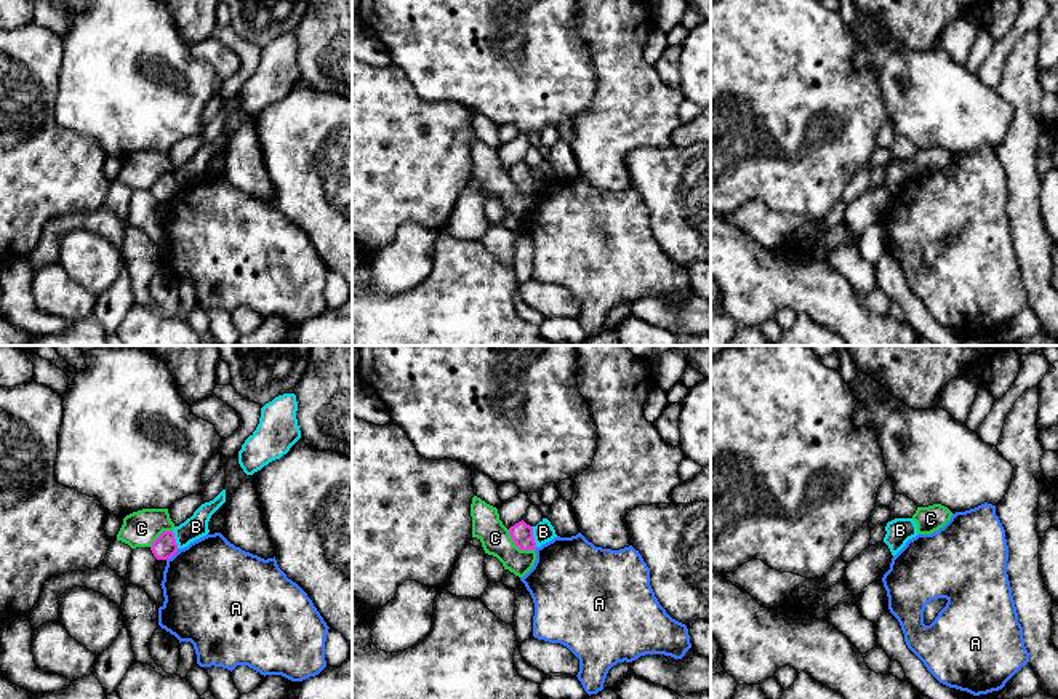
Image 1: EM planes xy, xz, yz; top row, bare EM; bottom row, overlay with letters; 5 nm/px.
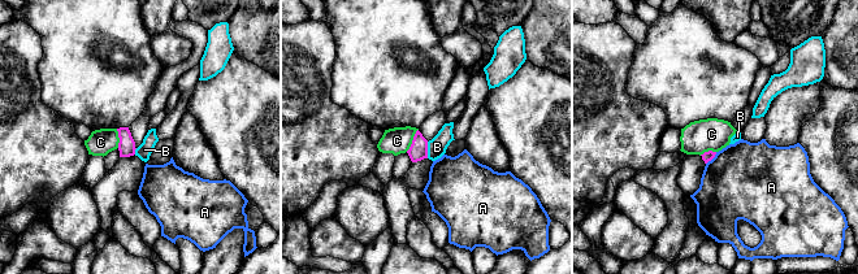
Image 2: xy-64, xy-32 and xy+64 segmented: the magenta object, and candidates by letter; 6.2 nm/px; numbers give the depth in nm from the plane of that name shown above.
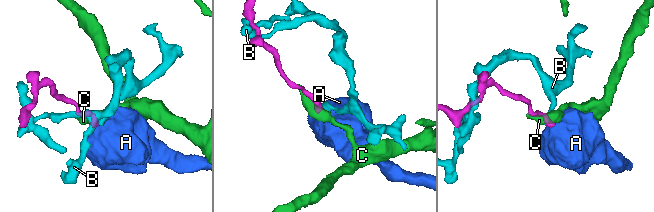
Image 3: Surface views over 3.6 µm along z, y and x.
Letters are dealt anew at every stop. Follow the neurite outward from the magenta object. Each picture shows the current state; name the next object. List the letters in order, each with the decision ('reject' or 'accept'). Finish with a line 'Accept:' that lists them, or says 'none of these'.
A: reject
B: reject
C: reject
Accept: none of these

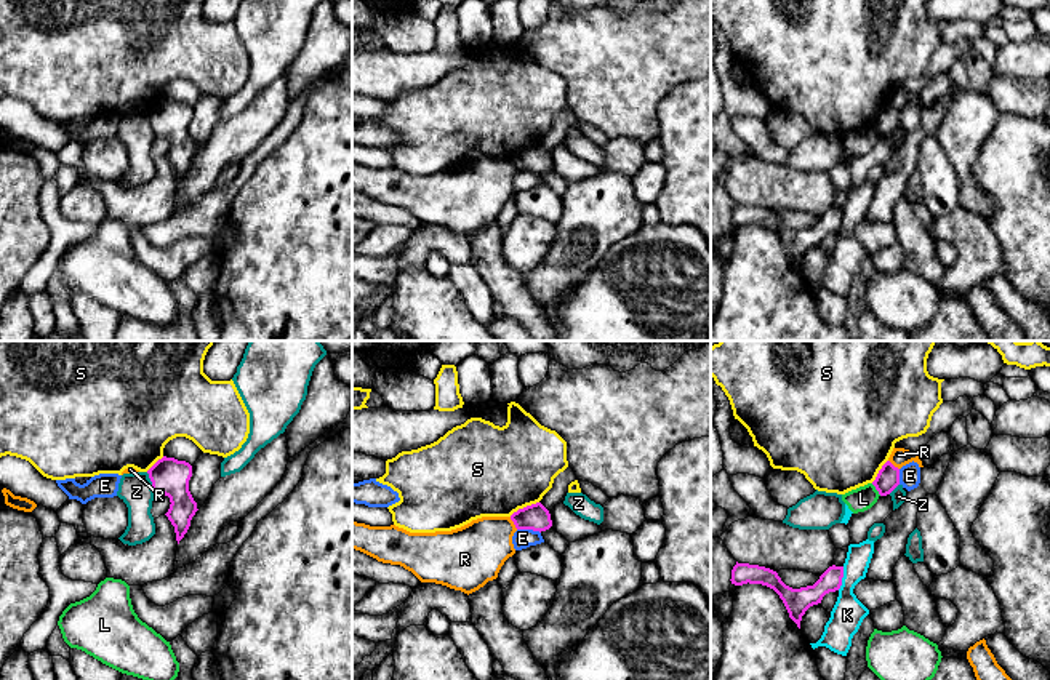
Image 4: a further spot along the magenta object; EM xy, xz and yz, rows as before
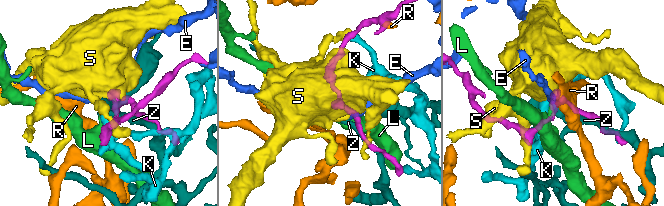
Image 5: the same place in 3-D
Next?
E: reject
K: reject
L: reject
R: reject
S: reject
Z: reject
Accept: none of these

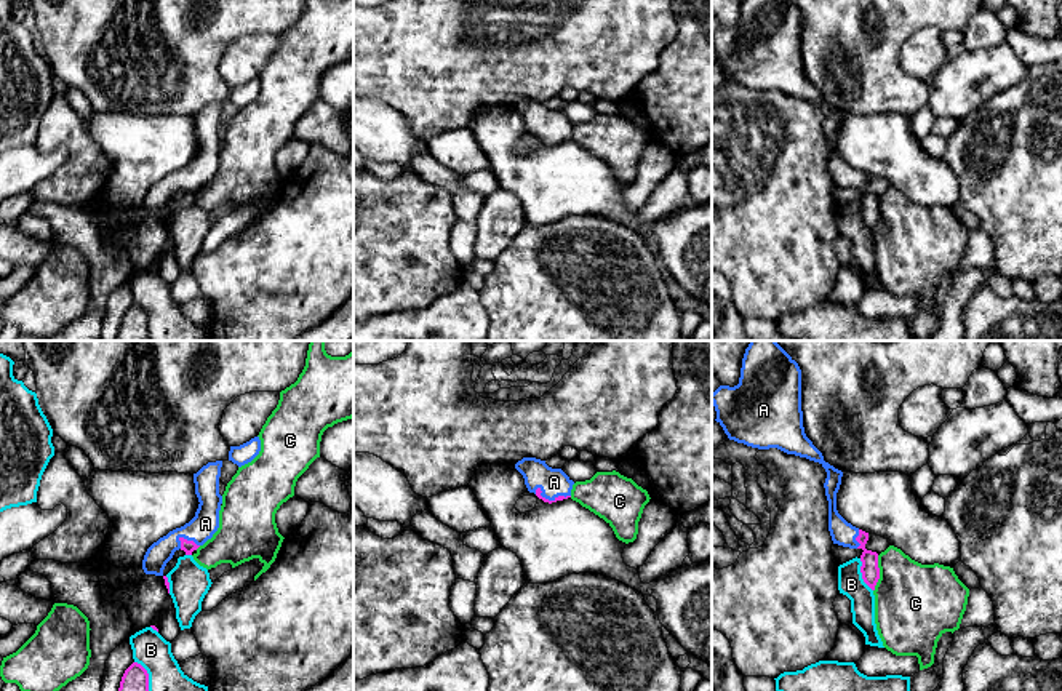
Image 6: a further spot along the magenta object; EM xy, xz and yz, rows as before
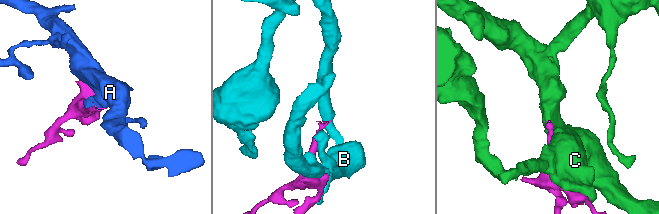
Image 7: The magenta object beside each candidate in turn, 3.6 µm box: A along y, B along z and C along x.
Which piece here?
A: accept
B: reject
C: reject
Accept: A

